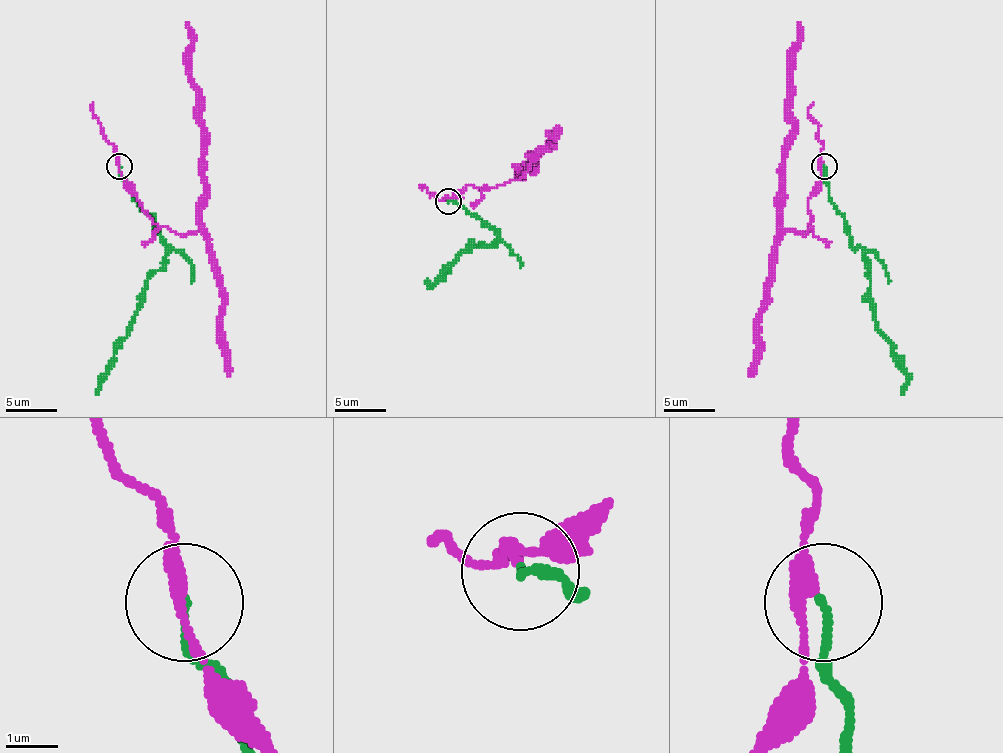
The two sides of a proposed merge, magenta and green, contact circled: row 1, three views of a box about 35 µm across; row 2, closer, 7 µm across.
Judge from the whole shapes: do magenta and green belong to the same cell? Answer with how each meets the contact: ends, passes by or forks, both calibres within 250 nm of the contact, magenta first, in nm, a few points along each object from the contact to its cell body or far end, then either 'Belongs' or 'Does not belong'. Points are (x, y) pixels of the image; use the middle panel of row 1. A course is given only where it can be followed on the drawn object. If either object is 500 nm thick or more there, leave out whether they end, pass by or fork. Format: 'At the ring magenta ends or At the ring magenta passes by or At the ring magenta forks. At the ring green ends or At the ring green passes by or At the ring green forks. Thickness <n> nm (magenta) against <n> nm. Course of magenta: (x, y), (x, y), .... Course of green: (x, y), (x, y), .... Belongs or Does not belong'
At the ring magenta passes by. At the ring green ends. Thickness 190 nm (magenta) against 140 nm. Course of magenta: (448, 200), (466, 185), (484, 187), (517, 180), (533, 162), (530, 169), (520, 169), (515, 177). Course of green: (448, 200), (463, 206), (484, 221), (497, 239), (461, 255), (432, 283), (427, 278). Does not belong

